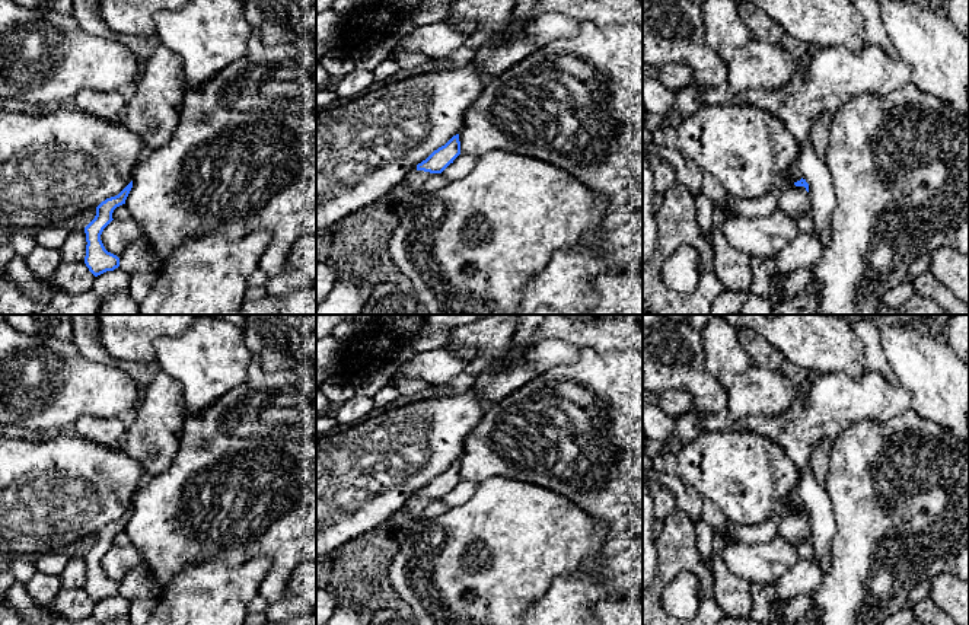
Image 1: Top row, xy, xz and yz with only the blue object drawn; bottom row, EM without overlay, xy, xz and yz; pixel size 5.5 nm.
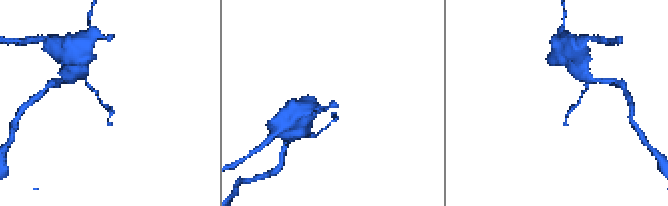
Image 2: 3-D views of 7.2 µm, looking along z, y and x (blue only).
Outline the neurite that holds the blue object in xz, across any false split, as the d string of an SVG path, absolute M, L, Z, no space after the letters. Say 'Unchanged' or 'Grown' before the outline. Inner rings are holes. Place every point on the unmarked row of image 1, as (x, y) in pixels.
Unchanged. M459 460L453 462L444 472L434 476L425 487L417 491L417 497L442 500L460 481Z

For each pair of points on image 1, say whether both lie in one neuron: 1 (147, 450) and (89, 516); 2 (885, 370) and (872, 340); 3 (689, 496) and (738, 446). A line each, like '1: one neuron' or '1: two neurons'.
1: two neurons
2: one neuron
3: two neurons

